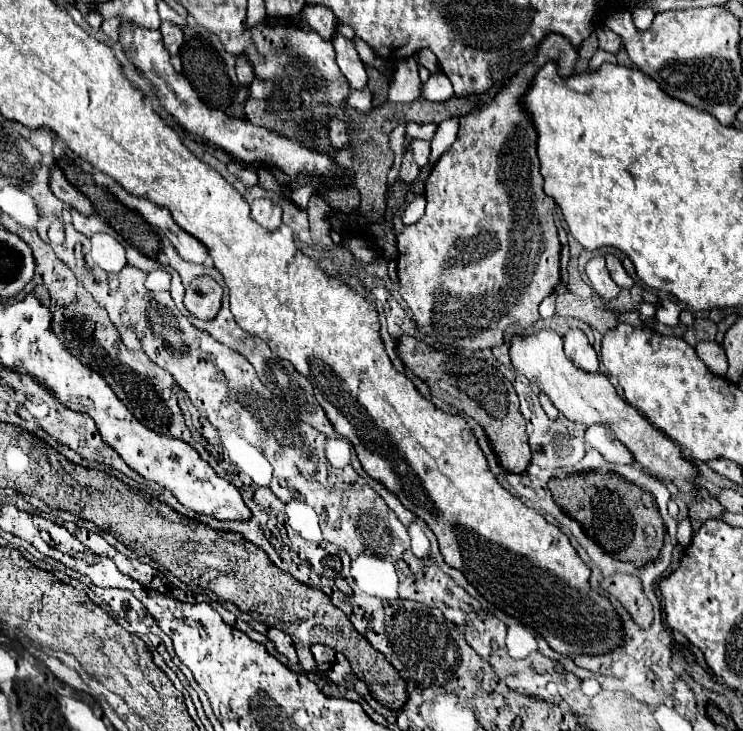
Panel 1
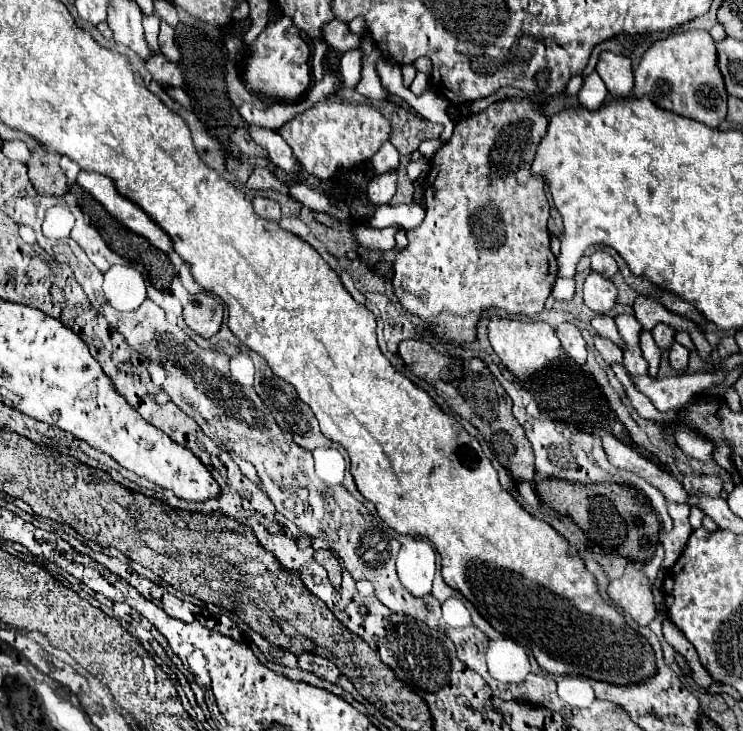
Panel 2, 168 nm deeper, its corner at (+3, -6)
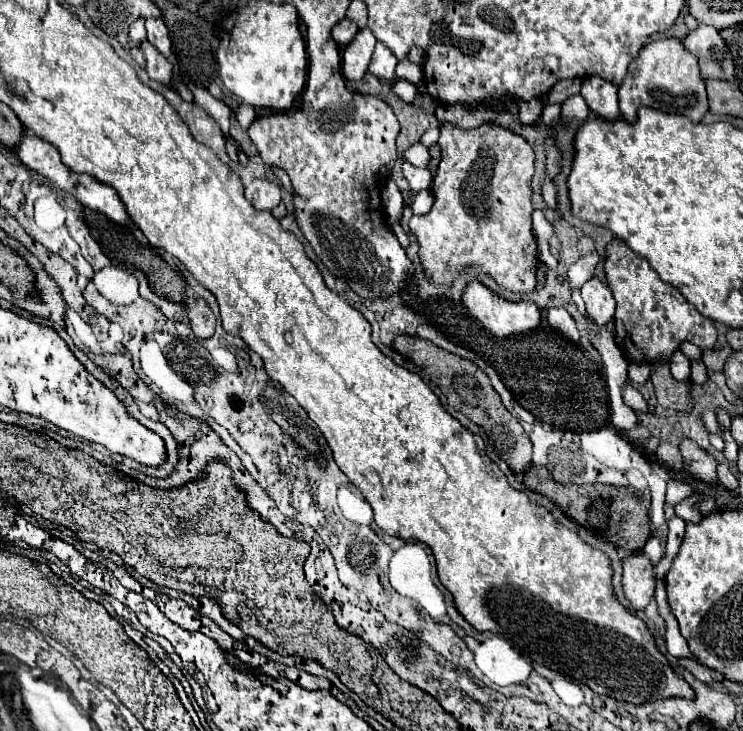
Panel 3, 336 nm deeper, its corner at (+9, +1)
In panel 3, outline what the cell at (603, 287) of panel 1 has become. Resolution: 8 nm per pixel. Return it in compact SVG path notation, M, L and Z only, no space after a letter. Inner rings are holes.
M594 276L582 286L582 298L586 302L588 314L598 322L598 326L604 326L606 322L610 322L614 318L616 300L614 300L608 284L602 282L600 278Z

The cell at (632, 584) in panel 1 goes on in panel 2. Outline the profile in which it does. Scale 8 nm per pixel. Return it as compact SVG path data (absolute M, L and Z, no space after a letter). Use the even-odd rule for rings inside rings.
M628 563L620 579L612 579L608 585L608 595L632 615L638 625L648 625L656 617L654 595L648 577L638 565Z

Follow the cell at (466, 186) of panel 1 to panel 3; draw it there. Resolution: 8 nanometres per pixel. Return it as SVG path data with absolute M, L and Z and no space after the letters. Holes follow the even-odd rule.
M444 124L438 138L442 160L430 184L434 206L424 216L410 218L410 234L418 242L418 256L424 274L434 286L450 288L462 268L476 266L496 280L498 286L510 292L532 292L536 286L538 242L532 228L532 176L534 150L528 140L514 130L498 124L482 124L472 130L462 130L454 124Z

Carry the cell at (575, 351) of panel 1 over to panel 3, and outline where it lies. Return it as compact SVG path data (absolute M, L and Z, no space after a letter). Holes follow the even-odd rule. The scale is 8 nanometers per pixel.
M550 308L548 314L546 314L546 320L548 324L560 332L562 336L570 338L572 342L578 342L578 328L576 328L576 322L574 318L566 312L566 308Z

